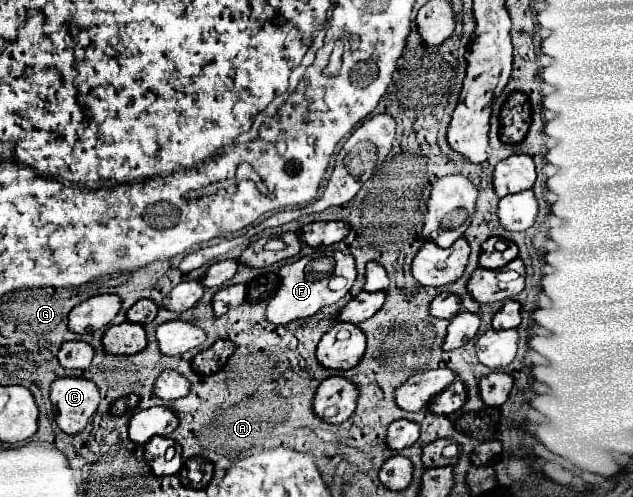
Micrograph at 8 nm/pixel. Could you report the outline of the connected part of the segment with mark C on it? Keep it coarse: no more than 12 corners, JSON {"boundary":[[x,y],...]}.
{"boundary":[[58,377],[50,399],[58,427],[78,433],[100,391],[86,377]]}

